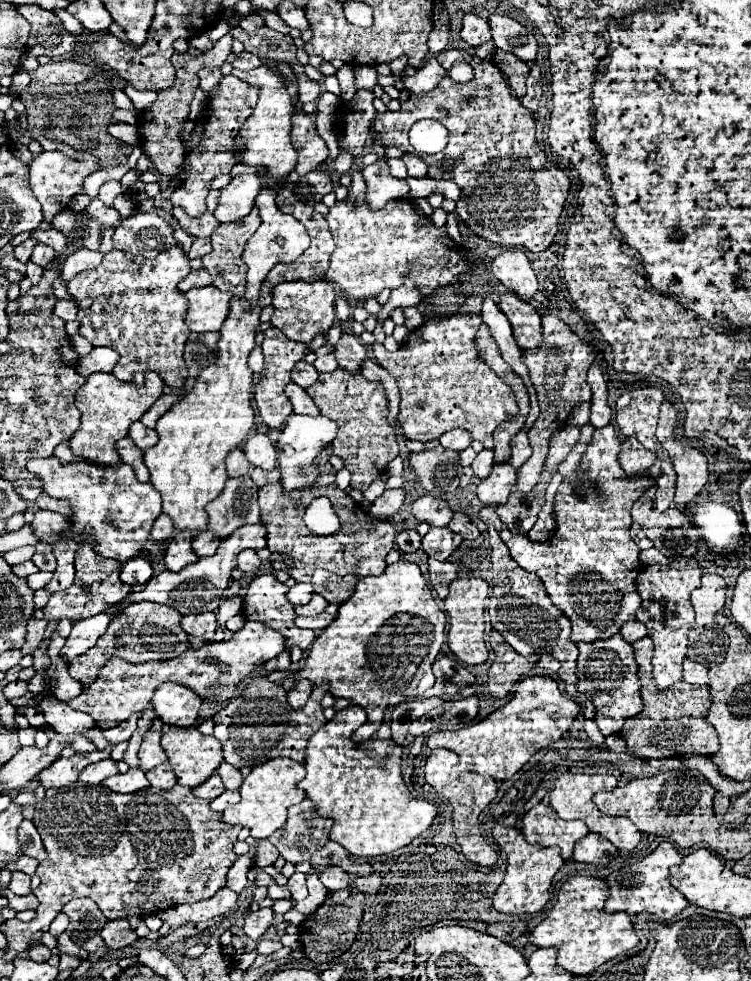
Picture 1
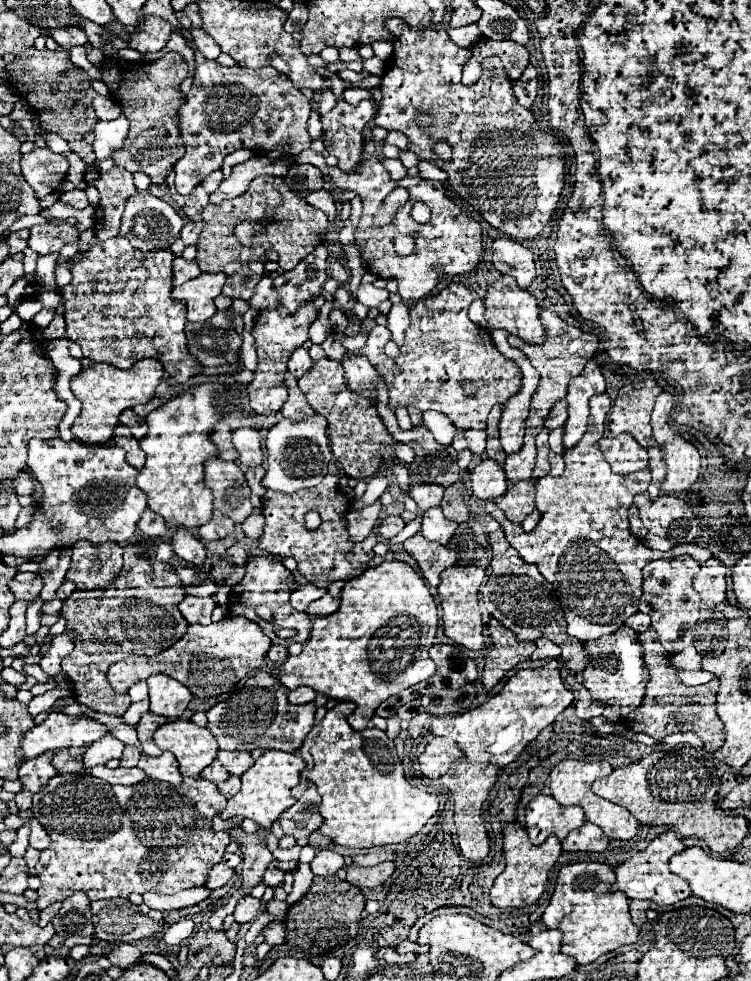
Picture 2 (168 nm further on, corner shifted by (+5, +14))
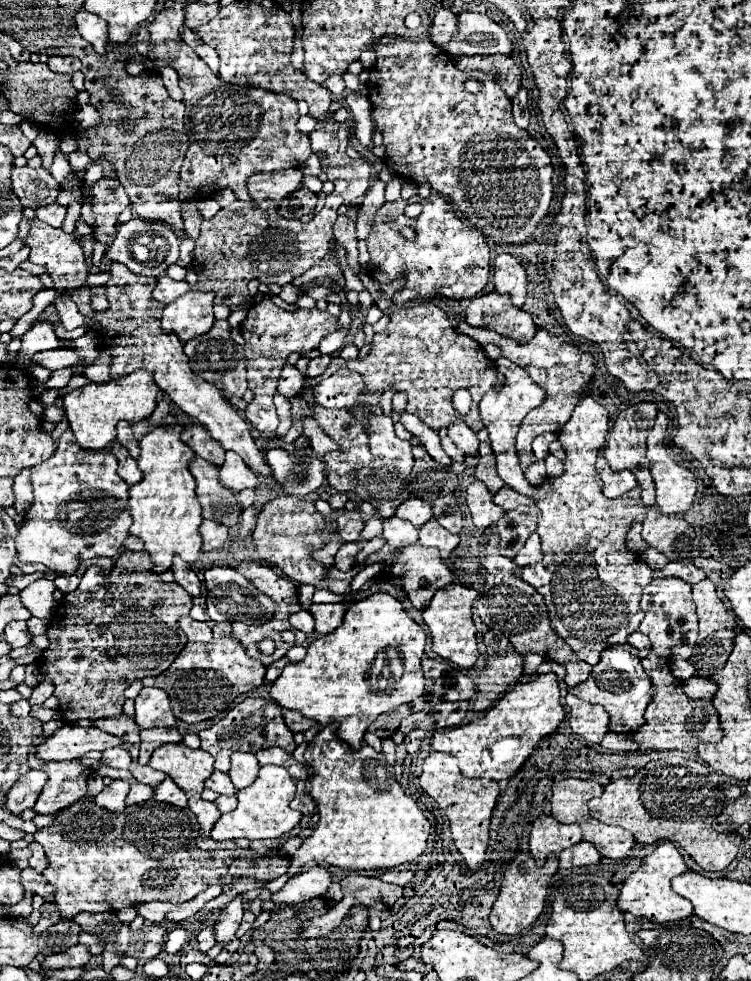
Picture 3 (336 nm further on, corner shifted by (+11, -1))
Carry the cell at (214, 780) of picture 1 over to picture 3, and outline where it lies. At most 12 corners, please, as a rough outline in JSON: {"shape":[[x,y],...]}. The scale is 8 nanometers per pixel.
{"shape":[[213,772],[205,788],[217,794],[235,794],[229,776]]}

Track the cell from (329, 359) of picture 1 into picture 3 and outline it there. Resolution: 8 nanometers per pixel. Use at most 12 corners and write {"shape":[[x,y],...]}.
{"shape":[[329,356],[313,358],[307,366],[309,378],[321,376],[327,368]]}

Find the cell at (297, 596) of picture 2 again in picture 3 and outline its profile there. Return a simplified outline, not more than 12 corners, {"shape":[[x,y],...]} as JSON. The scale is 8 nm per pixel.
{"shape":[[309,610],[291,614],[293,628],[311,634],[315,620]]}

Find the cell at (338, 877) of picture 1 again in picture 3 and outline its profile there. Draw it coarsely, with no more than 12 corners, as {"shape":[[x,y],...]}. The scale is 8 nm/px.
{"shape":[[323,866],[297,874],[271,894],[275,904],[325,896],[331,874]]}

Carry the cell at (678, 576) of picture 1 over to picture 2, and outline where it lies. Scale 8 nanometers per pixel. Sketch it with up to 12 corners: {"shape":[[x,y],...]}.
{"shape":[[689,555],[643,569],[639,611],[669,655],[693,643],[699,563]]}

